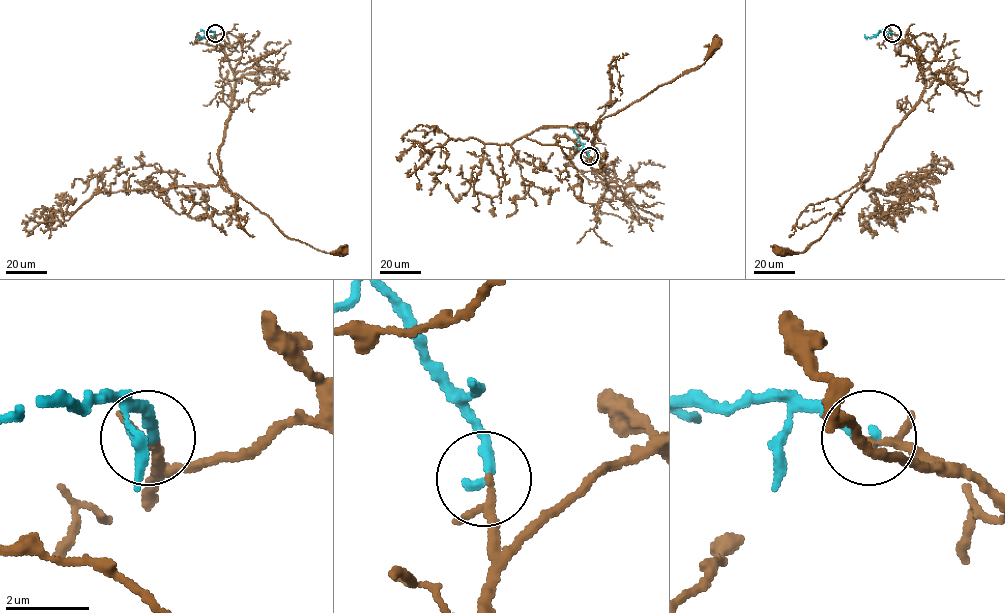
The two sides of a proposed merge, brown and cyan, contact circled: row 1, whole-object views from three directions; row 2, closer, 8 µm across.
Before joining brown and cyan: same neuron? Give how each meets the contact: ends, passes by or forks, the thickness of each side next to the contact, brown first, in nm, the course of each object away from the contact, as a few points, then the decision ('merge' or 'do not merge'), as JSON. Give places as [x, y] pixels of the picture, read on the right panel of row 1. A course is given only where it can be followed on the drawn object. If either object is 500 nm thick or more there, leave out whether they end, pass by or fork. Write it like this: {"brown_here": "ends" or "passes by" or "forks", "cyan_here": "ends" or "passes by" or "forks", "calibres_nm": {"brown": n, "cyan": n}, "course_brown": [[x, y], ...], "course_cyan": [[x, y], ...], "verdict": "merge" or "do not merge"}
{"brown_here": "passes by", "cyan_here": "ends", "calibres_nm": {"brown": 140, "cyan": 280}, "course_brown": [[893, 33], [917, 49], [925, 88], [919, 102], [895, 128], [872, 173], [820, 238], [803, 252], [780, 252]], "course_cyan": [[893, 33], [880, 31], [870, 37], [865, 34]], "verdict": "merge"}

